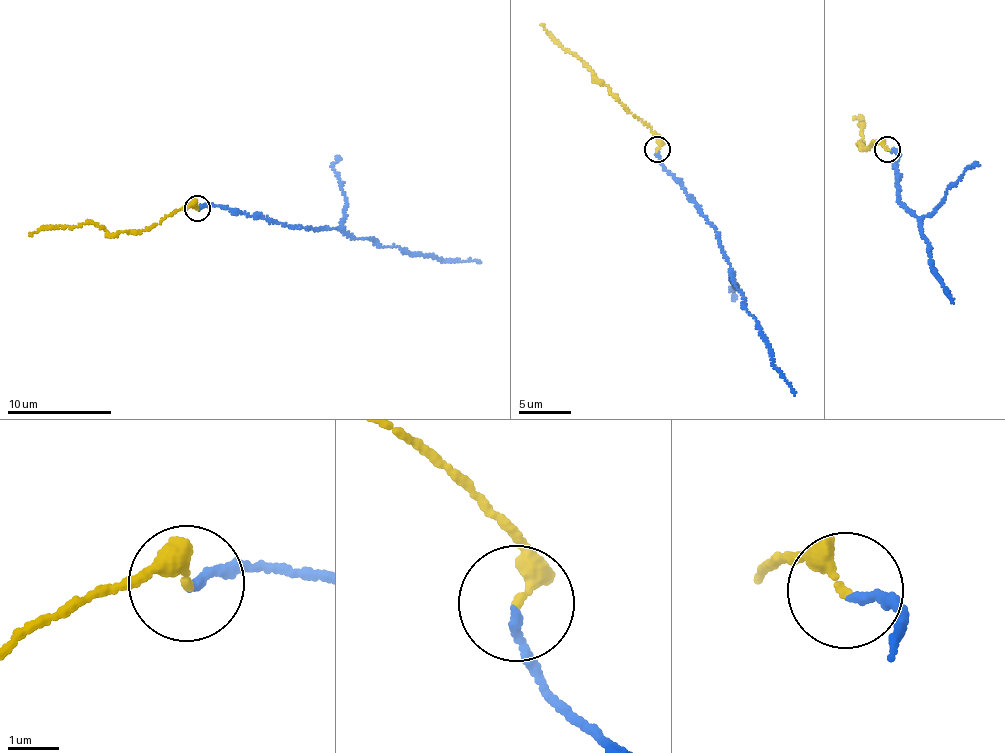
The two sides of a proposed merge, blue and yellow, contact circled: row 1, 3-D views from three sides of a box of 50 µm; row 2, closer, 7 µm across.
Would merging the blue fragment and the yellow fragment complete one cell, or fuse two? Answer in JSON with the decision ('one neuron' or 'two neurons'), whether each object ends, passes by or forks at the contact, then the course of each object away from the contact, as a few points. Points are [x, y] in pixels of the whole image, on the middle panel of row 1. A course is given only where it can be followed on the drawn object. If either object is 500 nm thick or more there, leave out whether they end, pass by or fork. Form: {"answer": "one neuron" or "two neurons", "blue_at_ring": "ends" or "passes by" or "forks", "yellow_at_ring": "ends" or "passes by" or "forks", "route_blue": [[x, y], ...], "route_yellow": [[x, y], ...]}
{"answer": "one neuron", "blue_at_ring": "ends", "yellow_at_ring": "ends", "route_blue": [[656, 149], [656, 156], [667, 170], [679, 178], [714, 228], [746, 309], [758, 321], [775, 365], [794, 395]], "route_yellow": [[656, 149], [659, 137], [649, 124], [619, 102], [540, 25]]}

